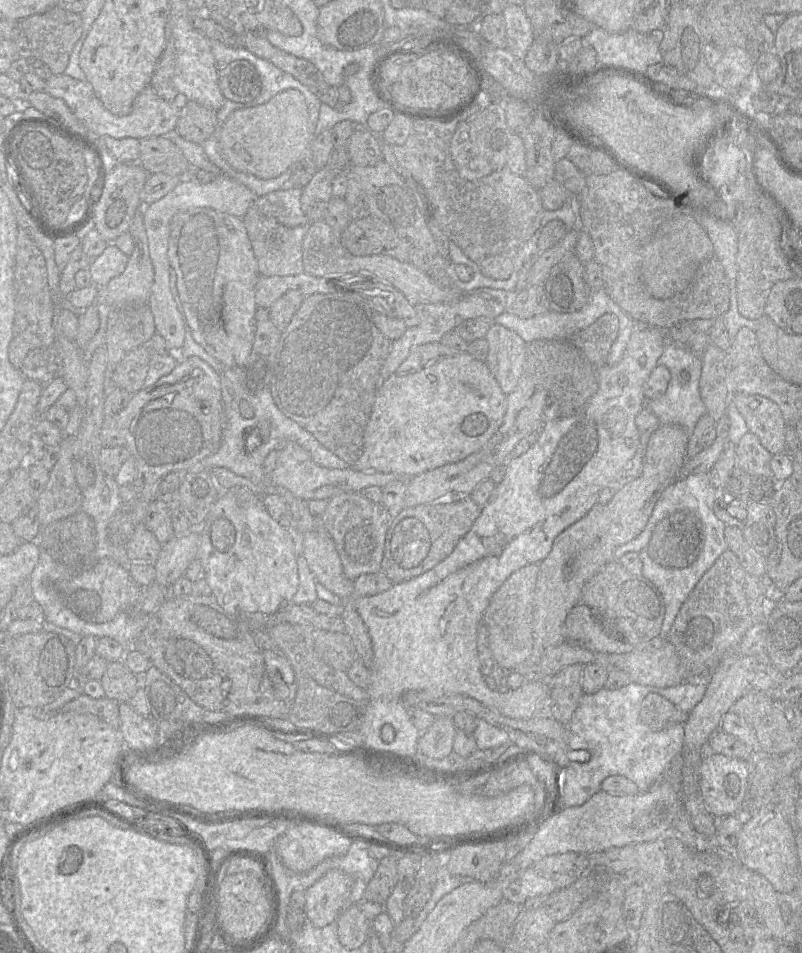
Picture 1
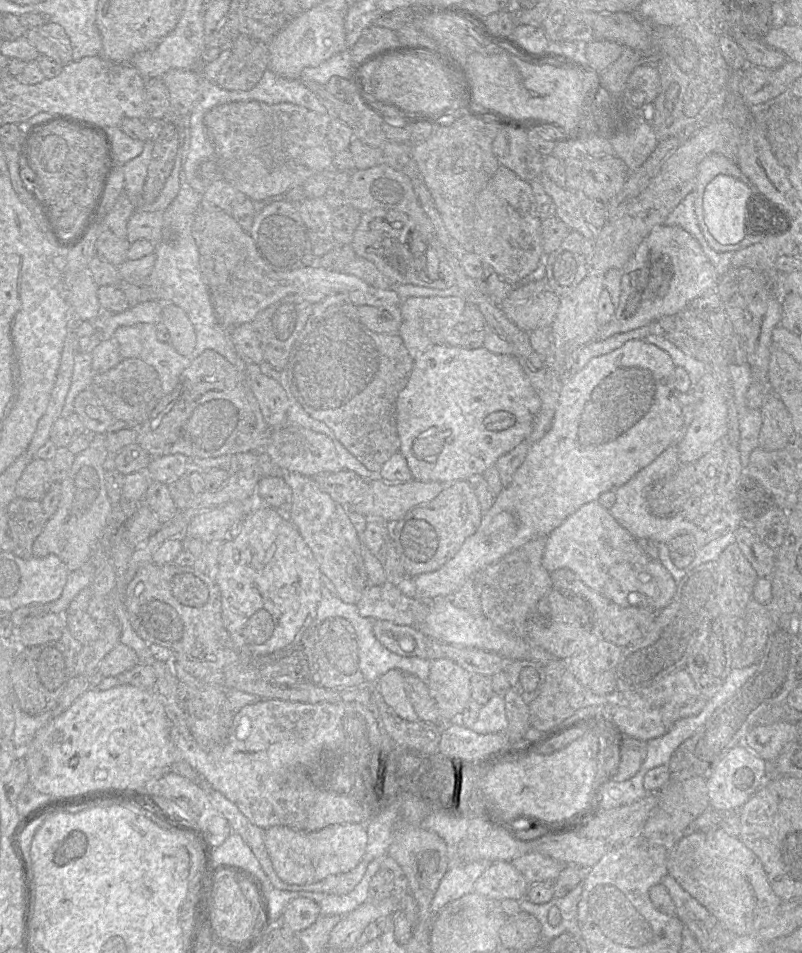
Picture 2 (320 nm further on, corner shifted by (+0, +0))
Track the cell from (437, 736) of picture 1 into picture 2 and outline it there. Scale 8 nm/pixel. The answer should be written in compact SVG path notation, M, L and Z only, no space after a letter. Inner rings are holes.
M450 659L431 661L427 685L445 722L457 720L470 701L470 678L469 672Z

